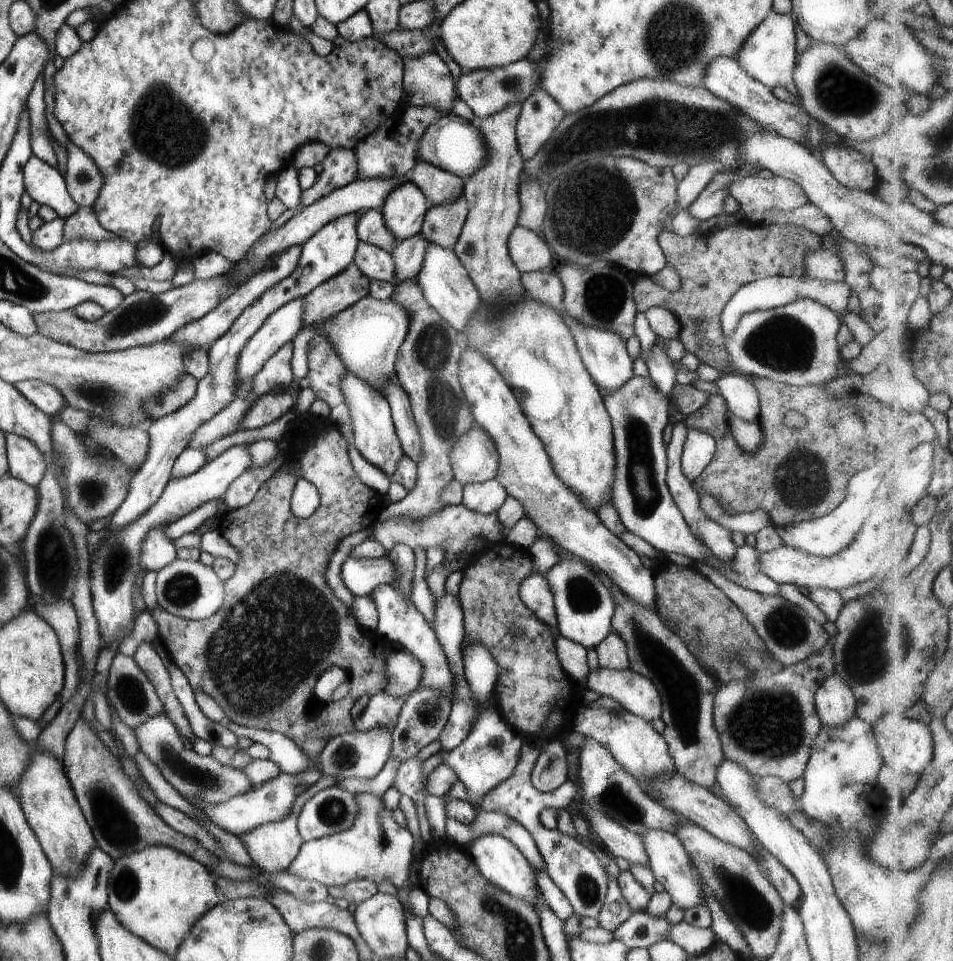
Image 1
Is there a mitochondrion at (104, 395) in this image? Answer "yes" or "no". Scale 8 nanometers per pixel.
yes

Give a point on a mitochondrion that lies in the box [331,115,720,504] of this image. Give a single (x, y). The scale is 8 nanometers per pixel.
(432, 348)

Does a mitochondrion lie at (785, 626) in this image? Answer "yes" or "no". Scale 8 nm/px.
yes

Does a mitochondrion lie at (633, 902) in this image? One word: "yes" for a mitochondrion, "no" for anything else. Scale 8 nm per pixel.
no

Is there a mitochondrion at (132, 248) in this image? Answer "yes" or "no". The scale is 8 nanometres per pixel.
no

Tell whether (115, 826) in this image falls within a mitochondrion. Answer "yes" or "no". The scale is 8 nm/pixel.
yes

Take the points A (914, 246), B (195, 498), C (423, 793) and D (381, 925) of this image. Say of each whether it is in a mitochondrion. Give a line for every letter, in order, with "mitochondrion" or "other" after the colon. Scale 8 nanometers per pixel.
A: other
B: other
C: other
D: other

